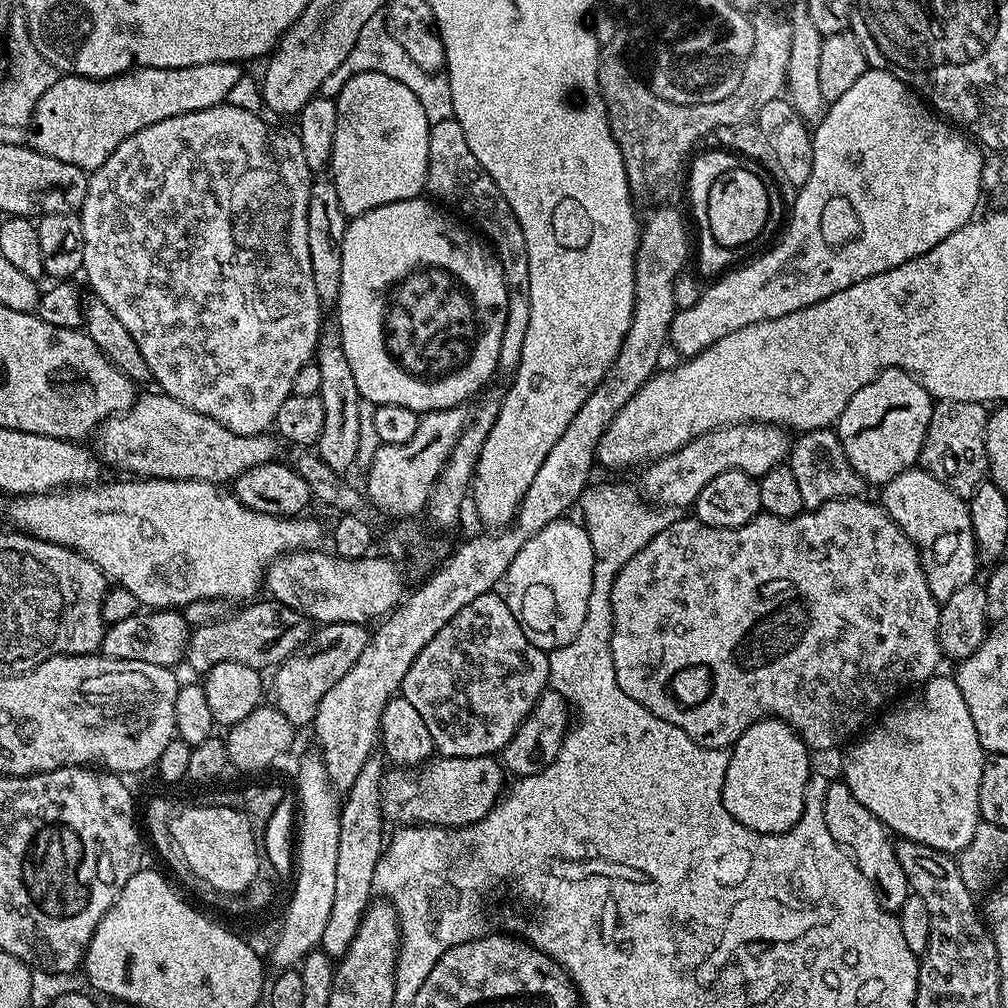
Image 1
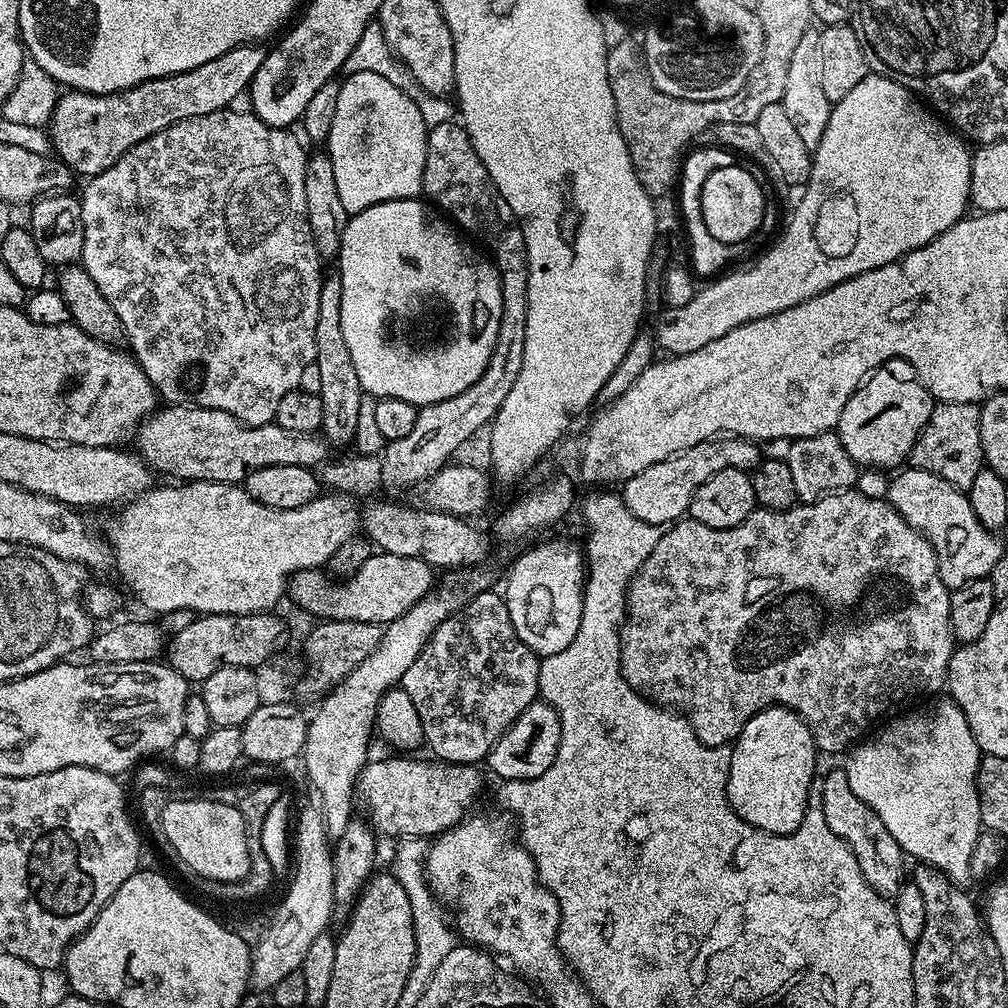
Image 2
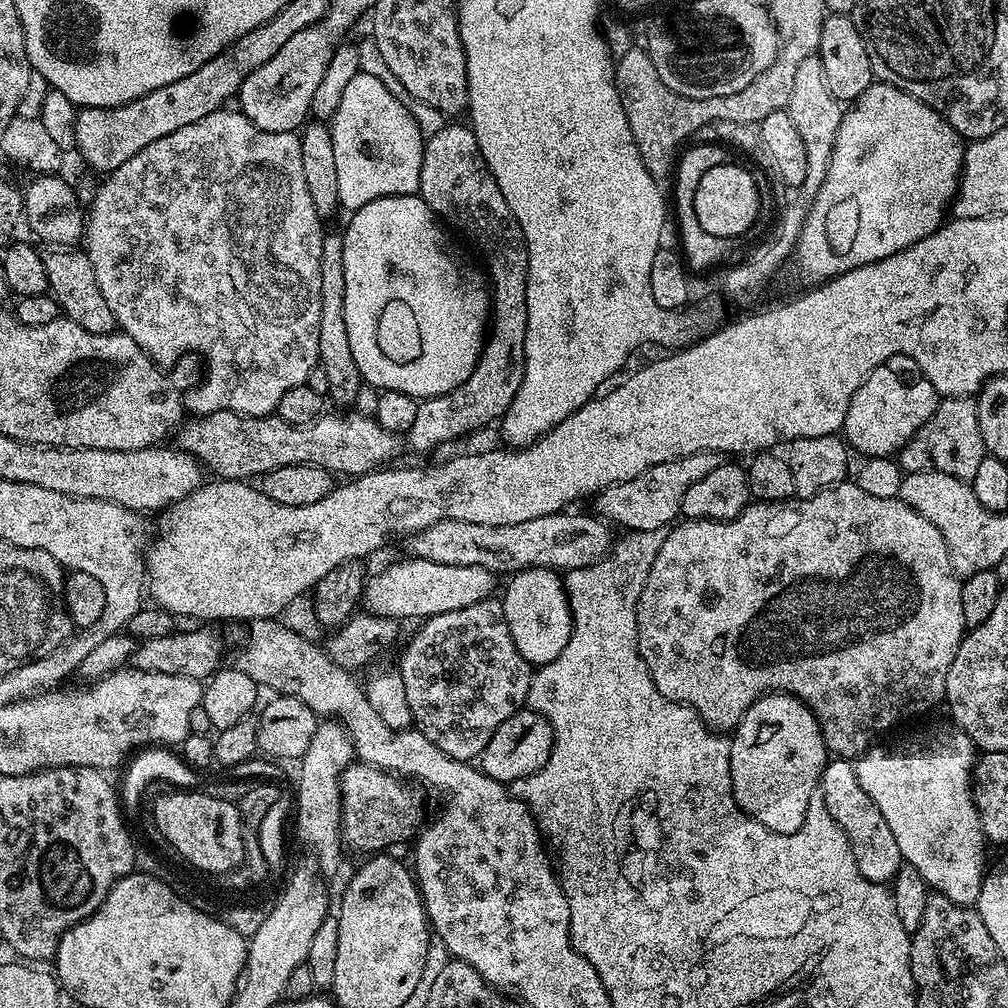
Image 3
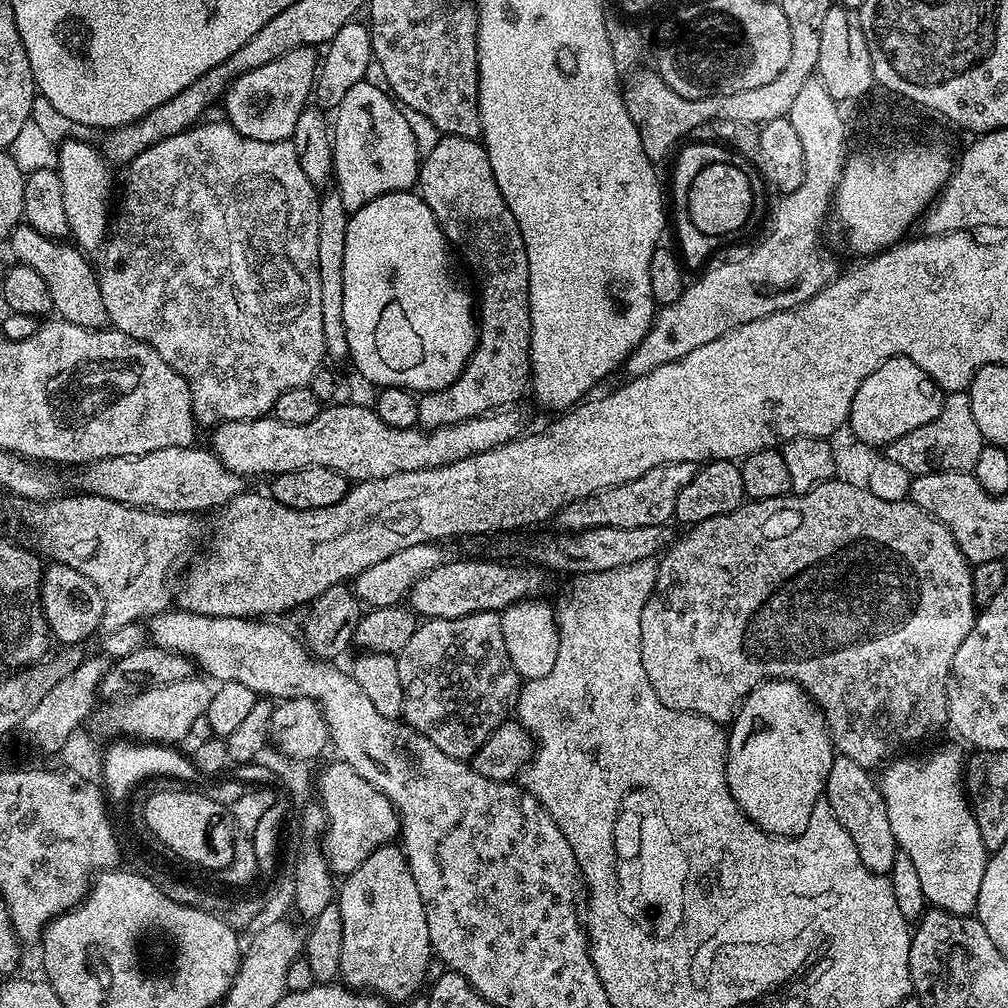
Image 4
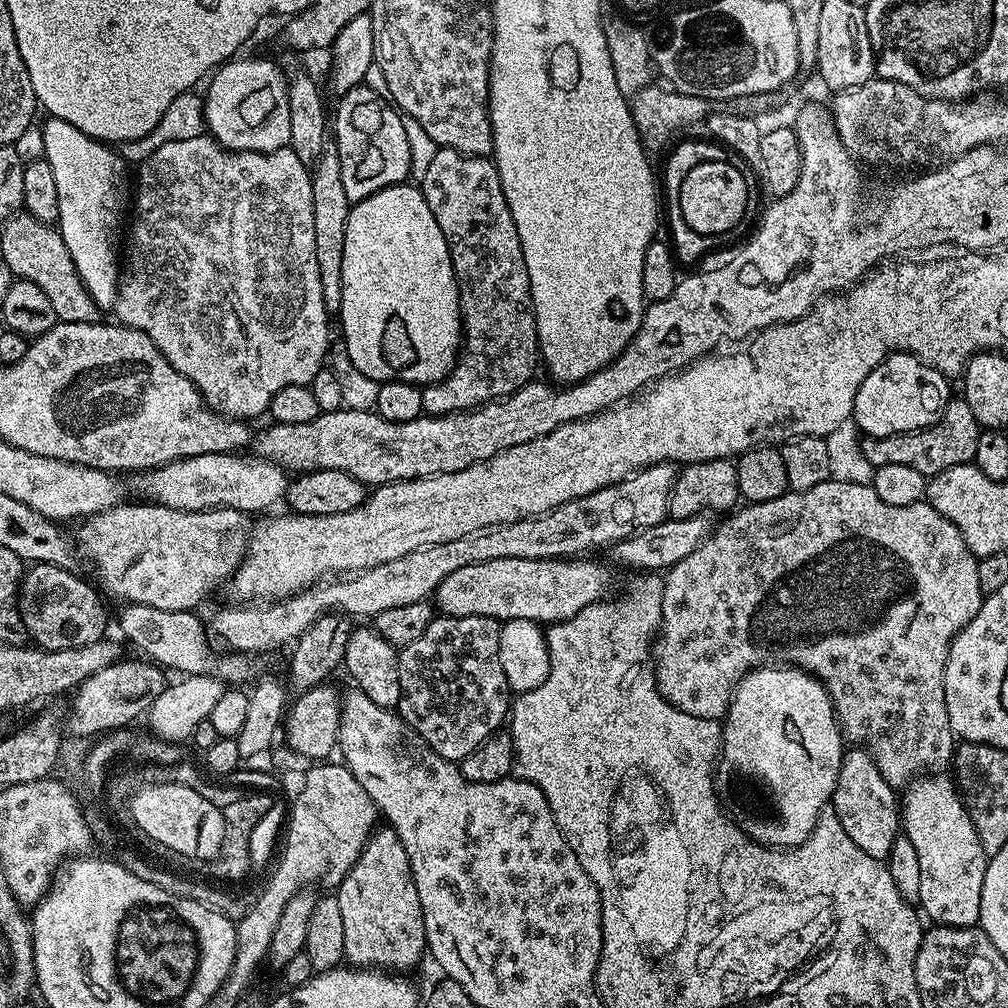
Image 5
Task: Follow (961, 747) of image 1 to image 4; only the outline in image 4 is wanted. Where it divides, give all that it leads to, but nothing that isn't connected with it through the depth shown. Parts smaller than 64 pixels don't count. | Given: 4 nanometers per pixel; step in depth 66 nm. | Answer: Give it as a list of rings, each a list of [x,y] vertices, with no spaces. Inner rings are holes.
[[[940,748],[925,756],[908,755],[912,754],[893,759],[878,776],[897,849],[914,862],[922,882],[922,894],[931,907],[971,916],[976,910],[990,853],[982,842],[982,834],[978,834],[978,822],[964,791],[965,753],[956,748]]]

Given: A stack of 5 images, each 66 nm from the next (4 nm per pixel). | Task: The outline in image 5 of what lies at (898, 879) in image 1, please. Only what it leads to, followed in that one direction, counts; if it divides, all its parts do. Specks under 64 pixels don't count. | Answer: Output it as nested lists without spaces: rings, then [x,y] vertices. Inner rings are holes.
[[[852,746],[845,751],[830,806],[838,814],[838,822],[842,822],[842,830],[846,830],[846,834],[850,834],[850,838],[854,841],[854,846],[858,846],[858,850],[870,854],[870,858],[875,860],[887,861],[896,837],[902,832],[902,804],[898,799],[897,789],[888,785],[886,778],[882,778],[882,770],[878,770],[878,766],[873,762],[867,748]]]

